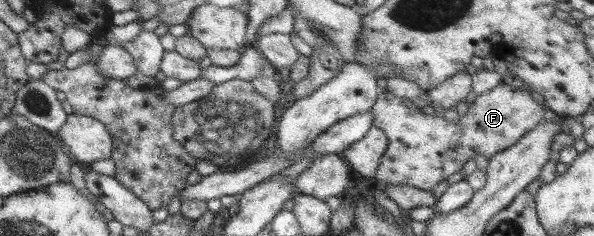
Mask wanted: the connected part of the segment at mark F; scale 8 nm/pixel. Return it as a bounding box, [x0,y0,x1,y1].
[372,81,543,193]

